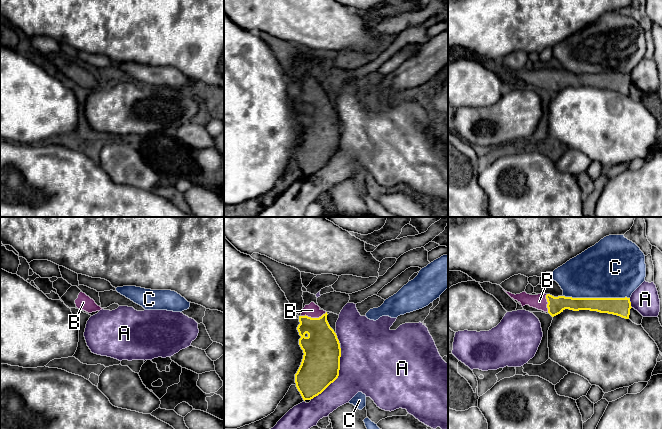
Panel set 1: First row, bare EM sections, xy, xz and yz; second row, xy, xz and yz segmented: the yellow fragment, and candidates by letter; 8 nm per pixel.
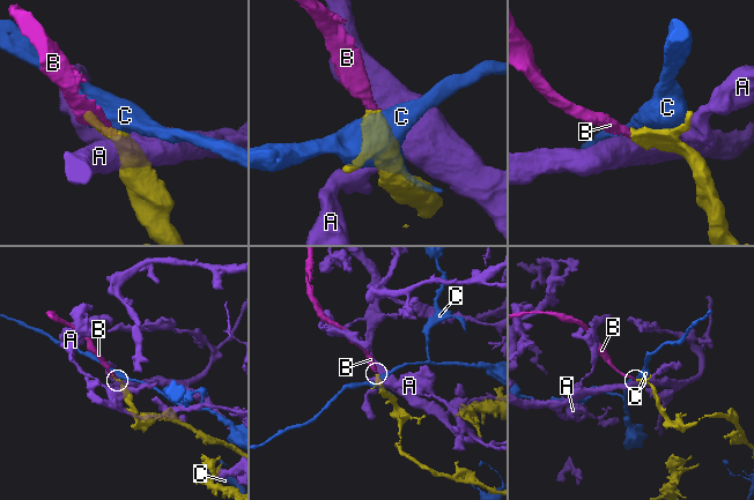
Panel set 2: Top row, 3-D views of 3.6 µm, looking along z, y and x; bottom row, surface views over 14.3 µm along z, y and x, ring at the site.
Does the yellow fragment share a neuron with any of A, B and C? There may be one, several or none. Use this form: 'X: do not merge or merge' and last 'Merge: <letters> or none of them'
A: do not merge
B: merge
C: do not merge
Merge: B

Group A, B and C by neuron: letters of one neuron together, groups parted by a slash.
A / B / C

